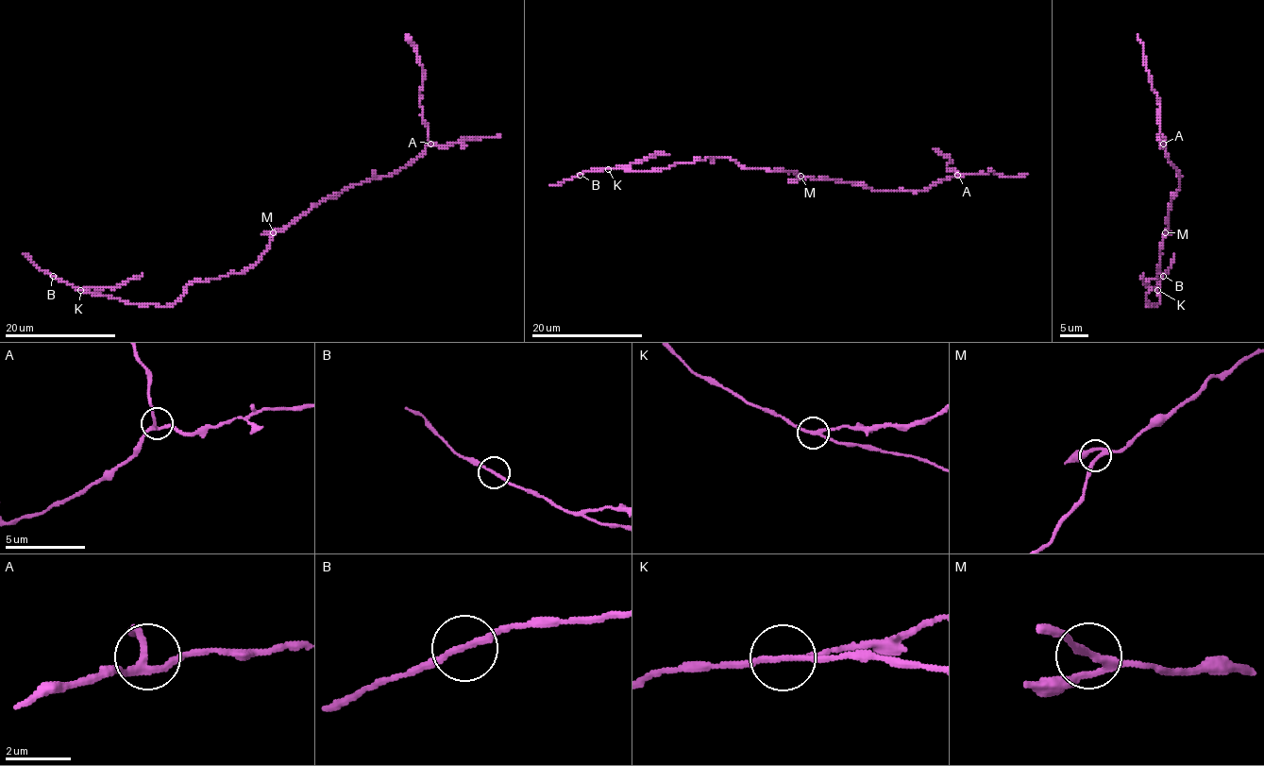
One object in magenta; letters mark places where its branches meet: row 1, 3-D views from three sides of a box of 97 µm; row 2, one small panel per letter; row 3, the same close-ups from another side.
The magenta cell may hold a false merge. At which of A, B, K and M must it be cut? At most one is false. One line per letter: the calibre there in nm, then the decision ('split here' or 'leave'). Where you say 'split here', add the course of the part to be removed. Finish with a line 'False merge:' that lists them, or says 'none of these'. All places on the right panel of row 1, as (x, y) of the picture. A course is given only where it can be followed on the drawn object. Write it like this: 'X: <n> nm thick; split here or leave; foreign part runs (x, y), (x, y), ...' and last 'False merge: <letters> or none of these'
A: 200 nm thick; leave
B: 170 nm thick; leave
K: 160 nm thick; split here; foreign part runs (1158, 289), (1148, 286), (1141, 278), (1142, 273)
M: 200 nm thick; leave
False merge: K

